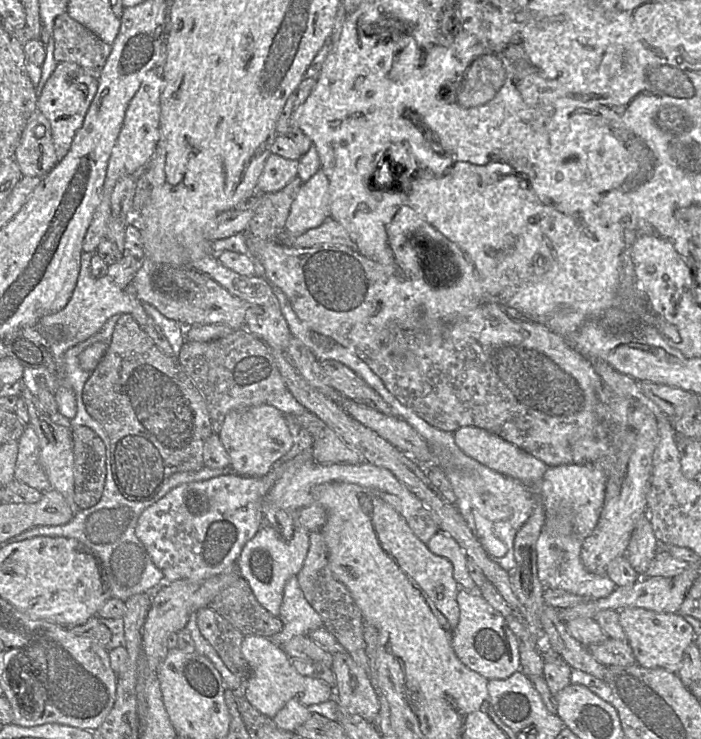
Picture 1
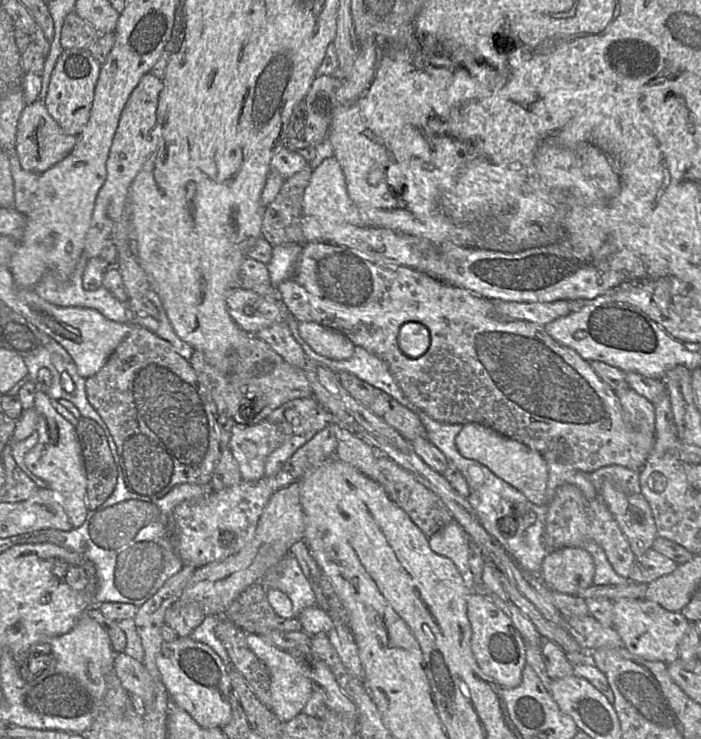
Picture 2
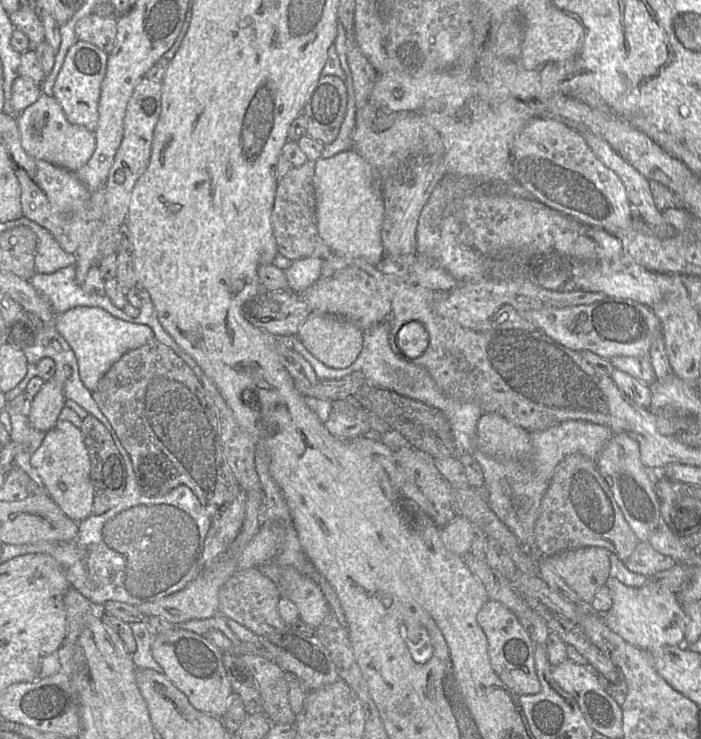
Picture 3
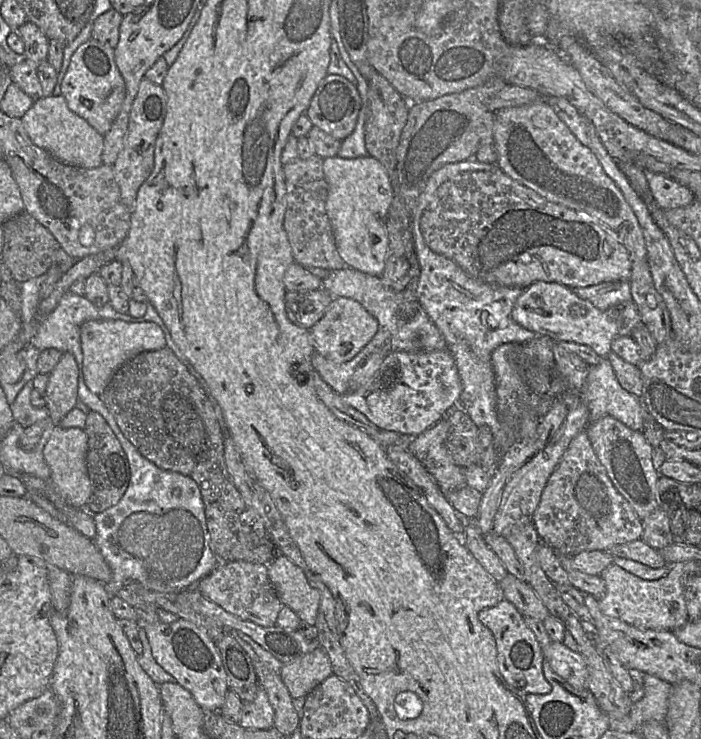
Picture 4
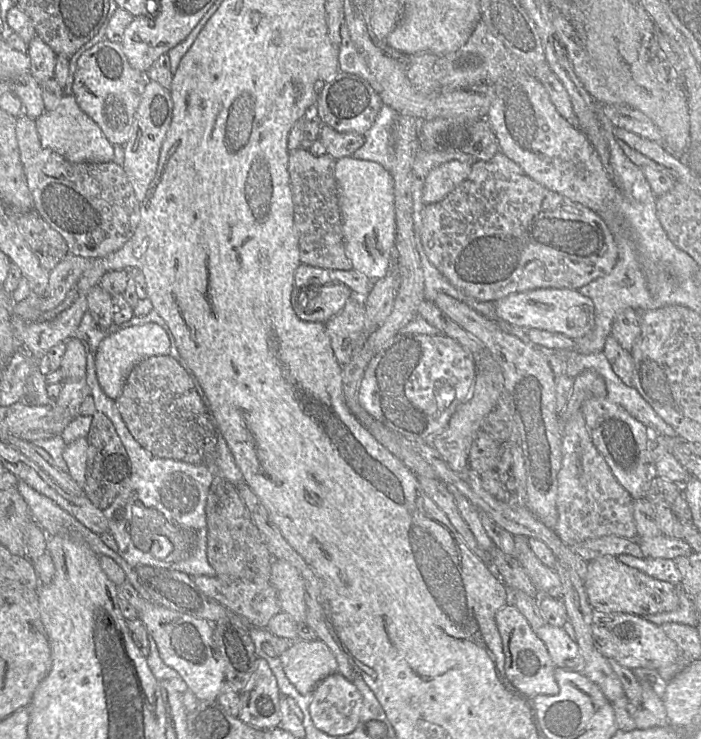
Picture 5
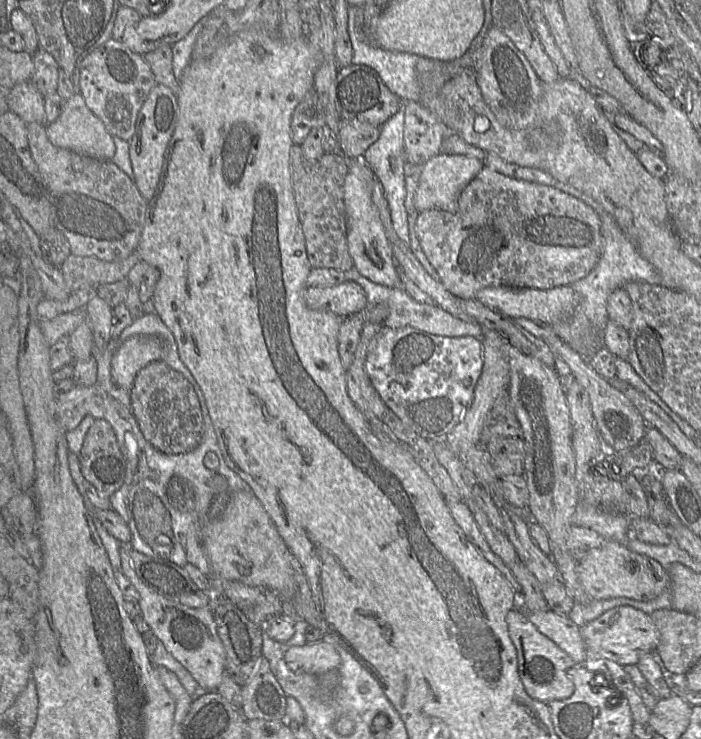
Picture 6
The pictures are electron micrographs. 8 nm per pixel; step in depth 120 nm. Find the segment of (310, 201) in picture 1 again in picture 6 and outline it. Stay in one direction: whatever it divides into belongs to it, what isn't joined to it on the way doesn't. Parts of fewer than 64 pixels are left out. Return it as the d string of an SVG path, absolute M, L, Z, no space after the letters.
M350 159L344 185L346 238L353 265L370 281L387 287L402 287L391 245L386 237L377 207L372 201L375 174L359 159Z

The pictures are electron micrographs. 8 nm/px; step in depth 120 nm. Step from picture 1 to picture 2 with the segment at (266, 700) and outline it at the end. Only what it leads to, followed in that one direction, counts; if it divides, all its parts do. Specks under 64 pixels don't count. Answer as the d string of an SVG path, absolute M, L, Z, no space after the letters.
M246 634L245 641L248 647L266 665L269 671L271 678L271 711L283 723L291 720L297 714L302 712L313 693L310 679L305 675L302 668L287 651L271 644L262 637L262 635Z

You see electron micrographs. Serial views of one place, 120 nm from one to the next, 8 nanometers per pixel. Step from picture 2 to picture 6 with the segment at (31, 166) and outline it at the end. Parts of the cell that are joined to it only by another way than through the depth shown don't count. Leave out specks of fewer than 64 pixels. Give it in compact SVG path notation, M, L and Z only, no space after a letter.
M74 94L66 100L61 115L54 122L46 124L46 132L53 145L94 159L111 160L116 151L113 136L107 132L103 122L86 106L80 94Z

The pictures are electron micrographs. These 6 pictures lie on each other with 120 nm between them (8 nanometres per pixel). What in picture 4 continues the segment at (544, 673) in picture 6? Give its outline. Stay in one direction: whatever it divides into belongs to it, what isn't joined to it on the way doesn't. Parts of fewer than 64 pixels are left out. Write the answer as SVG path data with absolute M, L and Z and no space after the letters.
M504 599L493 607L481 610L478 619L495 638L498 669L505 681L524 694L549 694L552 686L543 674L542 647L517 608Z

